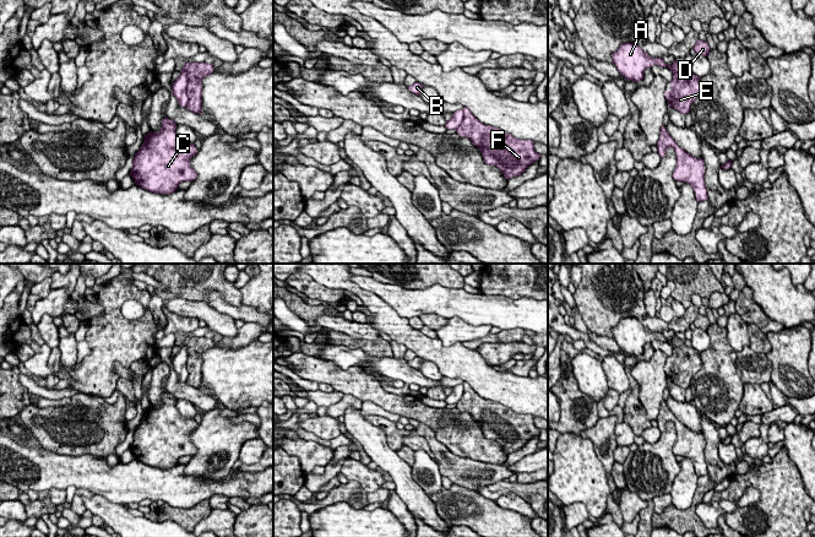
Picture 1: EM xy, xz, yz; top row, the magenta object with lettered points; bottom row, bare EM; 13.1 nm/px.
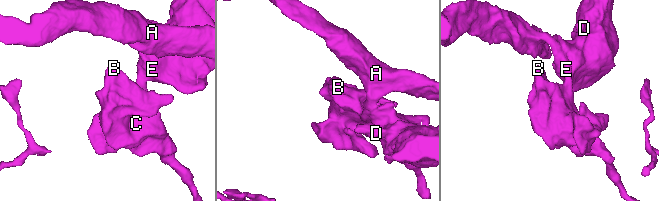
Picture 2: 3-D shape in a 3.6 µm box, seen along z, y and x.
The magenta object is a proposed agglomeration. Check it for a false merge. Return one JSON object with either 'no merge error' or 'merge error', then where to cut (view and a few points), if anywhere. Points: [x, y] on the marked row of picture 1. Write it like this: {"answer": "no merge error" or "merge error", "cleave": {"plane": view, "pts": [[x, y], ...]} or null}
{"answer": "merge error", "cleave": {"plane": "xy", "pts": [[181, 70], [186, 76], [188, 104], [185, 107]]}}

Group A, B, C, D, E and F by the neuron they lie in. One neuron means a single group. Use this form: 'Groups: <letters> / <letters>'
Groups: A B C / D E F

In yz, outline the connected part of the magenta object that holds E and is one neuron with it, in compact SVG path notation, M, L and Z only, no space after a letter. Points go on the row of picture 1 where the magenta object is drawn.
M675 60L670 66L674 70L674 77L670 81L670 90L664 92L664 97L669 107L686 115L690 113L692 102L702 92L700 77L694 72L688 72L685 67Z

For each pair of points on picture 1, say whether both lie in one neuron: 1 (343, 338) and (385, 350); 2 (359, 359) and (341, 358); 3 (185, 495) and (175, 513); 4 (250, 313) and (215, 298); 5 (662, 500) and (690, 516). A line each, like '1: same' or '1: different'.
1: same
2: same
3: different
4: same
5: different

